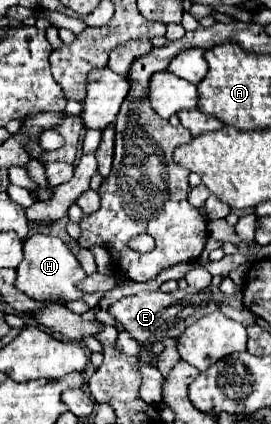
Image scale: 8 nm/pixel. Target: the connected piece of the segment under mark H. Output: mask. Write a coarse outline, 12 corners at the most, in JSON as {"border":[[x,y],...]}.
{"border":[[52,235],[24,241],[16,285],[36,301],[82,299],[76,255]]}

